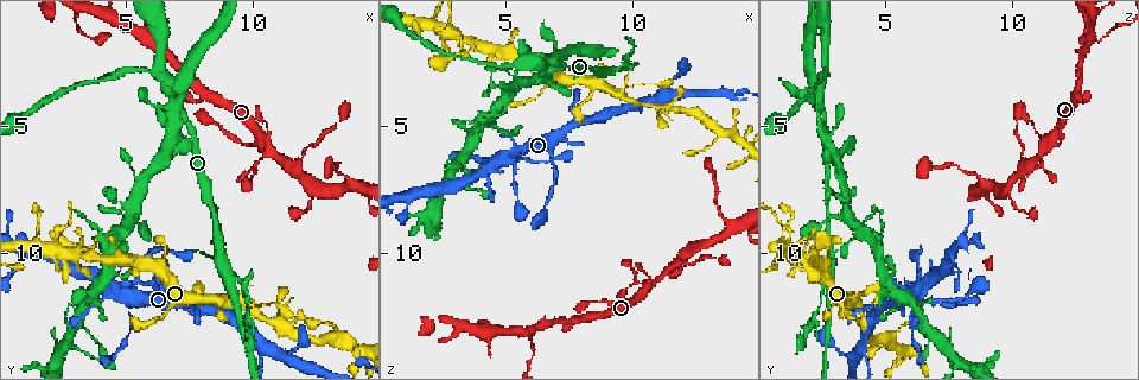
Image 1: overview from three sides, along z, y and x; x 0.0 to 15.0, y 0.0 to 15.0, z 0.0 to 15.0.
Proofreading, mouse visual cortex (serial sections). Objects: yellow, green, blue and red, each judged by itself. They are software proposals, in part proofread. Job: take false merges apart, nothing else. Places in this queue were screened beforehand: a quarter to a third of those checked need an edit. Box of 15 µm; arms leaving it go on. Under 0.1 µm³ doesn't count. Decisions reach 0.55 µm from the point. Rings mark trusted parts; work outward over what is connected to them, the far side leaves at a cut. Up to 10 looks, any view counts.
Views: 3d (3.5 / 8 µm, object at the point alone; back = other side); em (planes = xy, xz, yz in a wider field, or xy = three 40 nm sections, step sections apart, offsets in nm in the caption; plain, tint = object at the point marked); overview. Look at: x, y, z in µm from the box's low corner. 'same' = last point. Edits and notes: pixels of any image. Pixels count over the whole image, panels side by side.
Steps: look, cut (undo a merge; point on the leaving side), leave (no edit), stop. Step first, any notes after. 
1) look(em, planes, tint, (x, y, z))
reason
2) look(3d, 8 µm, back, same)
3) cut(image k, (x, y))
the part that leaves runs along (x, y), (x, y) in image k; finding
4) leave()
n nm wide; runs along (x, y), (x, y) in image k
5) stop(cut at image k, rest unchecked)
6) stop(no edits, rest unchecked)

look(3d, 3.5 µm, (6.0, 1.6, 13.0))
side arm on a straight run

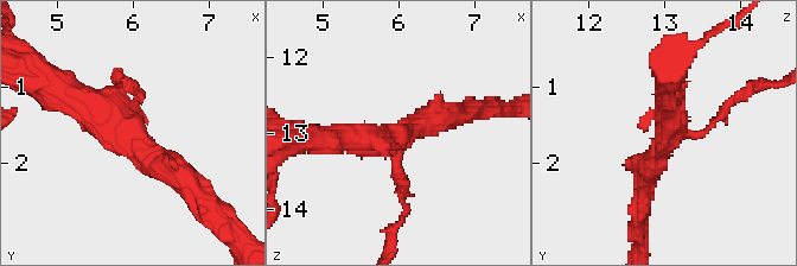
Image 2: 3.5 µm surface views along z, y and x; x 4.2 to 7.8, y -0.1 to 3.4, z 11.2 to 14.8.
look(em, xy, step 2, tint, (5.95, 1.60, 13.05))
3 arms; arms of 100, 350, 350 nm

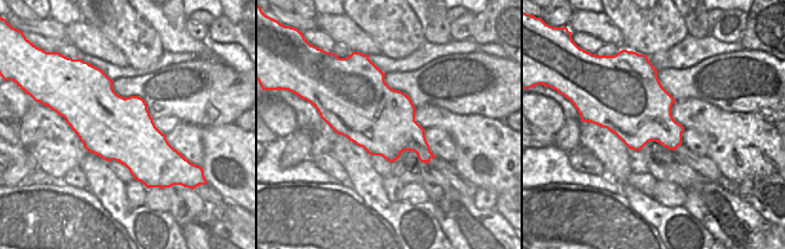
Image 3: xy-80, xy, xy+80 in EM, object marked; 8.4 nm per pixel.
leave()
runs along (189, 184), (138, 137), (62, 89) in image 2; continuous, no second cell

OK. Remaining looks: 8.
look(3d, 3.5 µm, (5.5, 10.8, 6.3))
sudden change in width

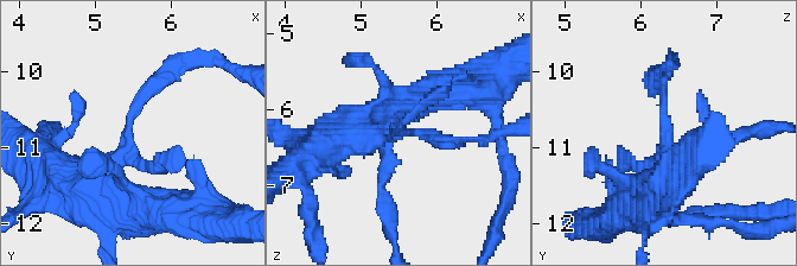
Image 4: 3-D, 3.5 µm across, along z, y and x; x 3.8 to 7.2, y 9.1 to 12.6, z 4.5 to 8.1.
look(em, xy, step 1, plain, (5.45, 10.85, 6.35))
now the EM

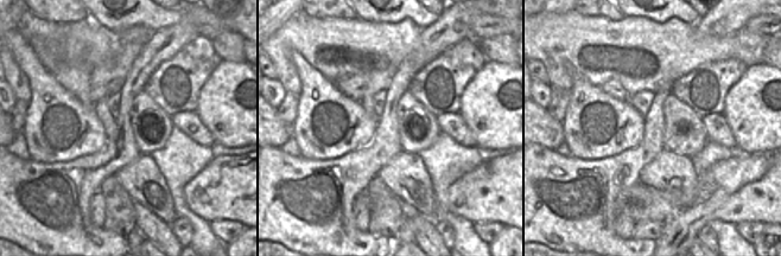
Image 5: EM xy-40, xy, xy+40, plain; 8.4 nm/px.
look(em, xy, step 1, tint, same)
with the object marked

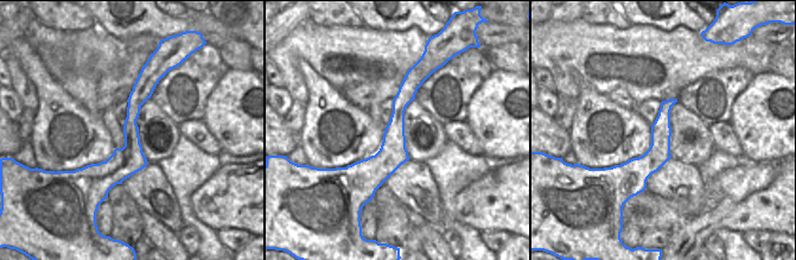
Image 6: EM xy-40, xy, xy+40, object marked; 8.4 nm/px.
leave()
runs along (655, 196), (670, 73) in image 4; all the same cell

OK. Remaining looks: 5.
look(3d, 3.5 µm, (3.8, 10.3, 1.8))
three-way junction

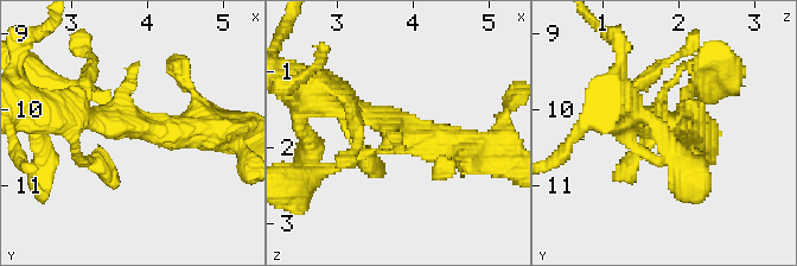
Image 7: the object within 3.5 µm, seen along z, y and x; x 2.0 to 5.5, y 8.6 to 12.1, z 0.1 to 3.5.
look(em, xy, step 3, tint, (3.80, 10.20, 1.80))

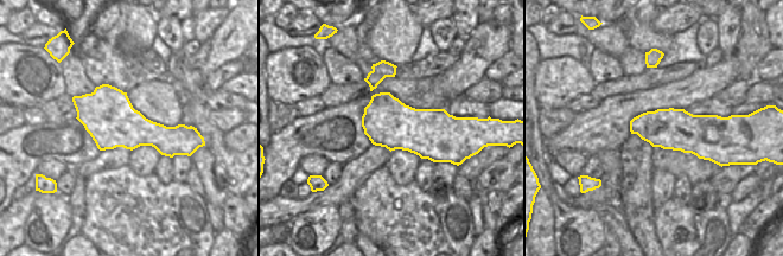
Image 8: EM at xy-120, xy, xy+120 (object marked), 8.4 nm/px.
leave()
runs along (472, 152), (407, 137), (326, 95) in image 7; continuous, no second cell

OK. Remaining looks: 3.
look(3d, 3.5 µm, (9.0, 11.1, 2.8))
two arms in line, one across

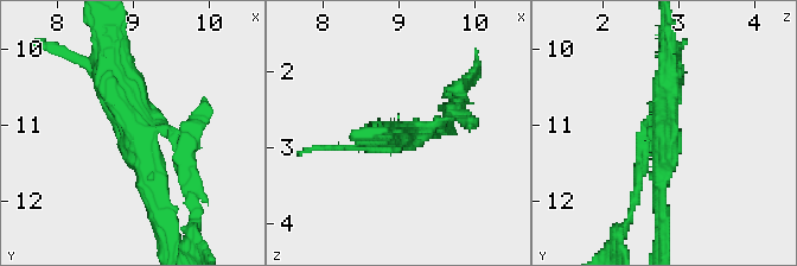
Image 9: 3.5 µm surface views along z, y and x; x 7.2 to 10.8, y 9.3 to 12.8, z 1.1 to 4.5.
look(em, xy, step 5, tint, (9.10, 11.15, 2.80))
3 arms; arms of 150, 250, 350 nm

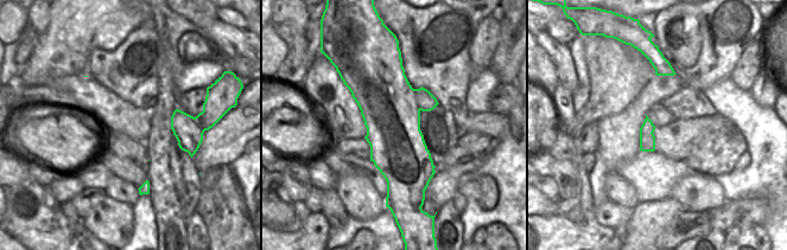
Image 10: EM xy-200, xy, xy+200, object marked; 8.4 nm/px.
leave()
runs along (107, 64), (140, 133), (158, 210) in image 9; continuous, no second cell

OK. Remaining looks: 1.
stop(no edits, rest unchecked)

